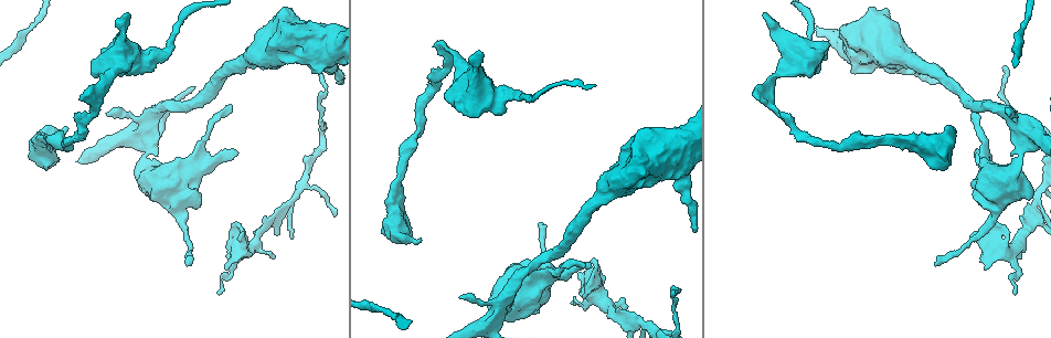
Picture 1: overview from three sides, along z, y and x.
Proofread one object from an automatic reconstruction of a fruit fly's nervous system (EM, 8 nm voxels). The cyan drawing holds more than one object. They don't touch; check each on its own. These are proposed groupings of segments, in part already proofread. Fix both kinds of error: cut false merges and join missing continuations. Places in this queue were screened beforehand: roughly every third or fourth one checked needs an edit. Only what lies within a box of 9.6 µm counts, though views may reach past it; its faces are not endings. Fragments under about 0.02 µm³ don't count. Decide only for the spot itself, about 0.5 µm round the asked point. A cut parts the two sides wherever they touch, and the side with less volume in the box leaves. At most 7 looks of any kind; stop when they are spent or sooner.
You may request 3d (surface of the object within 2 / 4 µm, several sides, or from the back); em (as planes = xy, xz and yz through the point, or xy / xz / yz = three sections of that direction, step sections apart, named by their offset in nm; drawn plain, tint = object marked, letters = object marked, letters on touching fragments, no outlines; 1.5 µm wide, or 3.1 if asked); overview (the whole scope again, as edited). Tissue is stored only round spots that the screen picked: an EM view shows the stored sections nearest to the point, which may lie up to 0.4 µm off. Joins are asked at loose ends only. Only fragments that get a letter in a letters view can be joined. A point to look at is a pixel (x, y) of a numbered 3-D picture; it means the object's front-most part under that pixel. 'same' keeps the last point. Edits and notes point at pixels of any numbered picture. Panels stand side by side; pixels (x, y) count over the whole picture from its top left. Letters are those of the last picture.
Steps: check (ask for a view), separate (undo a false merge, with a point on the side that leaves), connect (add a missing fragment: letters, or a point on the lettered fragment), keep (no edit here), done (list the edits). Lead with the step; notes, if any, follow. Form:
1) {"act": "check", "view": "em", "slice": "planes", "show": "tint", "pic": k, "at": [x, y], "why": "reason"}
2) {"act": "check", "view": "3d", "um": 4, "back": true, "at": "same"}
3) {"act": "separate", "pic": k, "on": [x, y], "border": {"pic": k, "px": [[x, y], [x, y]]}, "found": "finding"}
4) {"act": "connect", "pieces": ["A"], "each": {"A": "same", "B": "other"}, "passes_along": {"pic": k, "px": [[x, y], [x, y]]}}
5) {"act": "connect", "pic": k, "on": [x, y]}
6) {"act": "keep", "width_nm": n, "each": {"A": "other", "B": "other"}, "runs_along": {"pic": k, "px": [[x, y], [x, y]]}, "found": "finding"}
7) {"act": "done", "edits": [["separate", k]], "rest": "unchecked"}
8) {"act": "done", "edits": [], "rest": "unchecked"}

{"act": "check", "view": "em", "slice": "planes", "show": "letters", "pic": 1, "at": [1019, 160], "why": "thick end"}

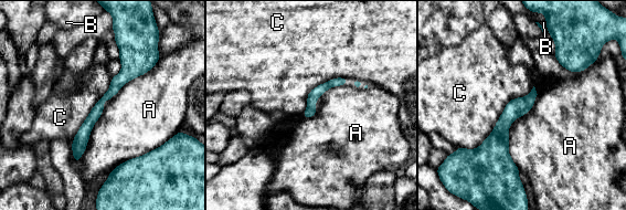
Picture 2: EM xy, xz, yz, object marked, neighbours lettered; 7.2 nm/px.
{"act": "keep", "each": {"A": "other", "B": "other", "C": "other"}, "runs_along": {"pic": 2, "px": [[123, 44], [126, 74], [99, 103], [76, 158]]}, "found": "none of them fits"}

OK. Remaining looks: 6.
{"act": "check", "view": "em", "slice": "planes", "show": "plain", "pic": 1, "at": [977, 154], "why": "an open end"}

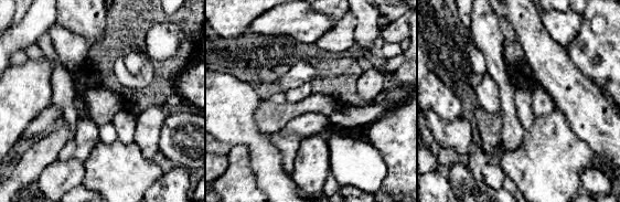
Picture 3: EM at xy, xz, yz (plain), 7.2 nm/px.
{"act": "check", "view": "em", "slice": "planes", "show": "tint", "at": "same", "why": "where the object lies"}

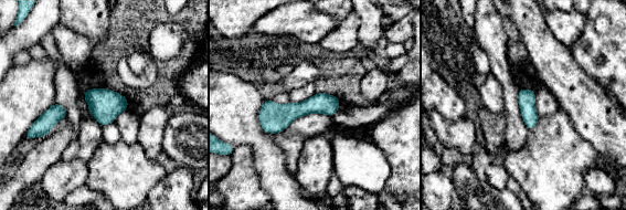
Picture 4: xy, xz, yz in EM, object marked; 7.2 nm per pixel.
{"act": "check", "view": "em", "slice": "planes", "show": "letters", "at": "same", "why": "what lies round it"}

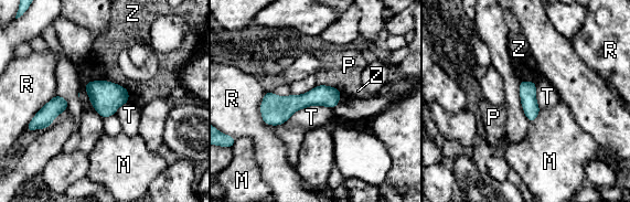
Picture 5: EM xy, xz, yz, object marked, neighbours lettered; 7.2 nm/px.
{"act": "keep", "longest_contact_nm": ["T", 380], "each": {"M": "other", "P": "other", "R": "other", "T": "other", "Z": "other"}, "runs_along": {"pic": 5, "px": [[338, 94], [291, 103], [265, 118]]}, "found": "none of them fits"}

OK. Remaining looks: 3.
{"act": "check", "view": "3d", "um": 2, "pic": 1, "at": [622, 308], "why": "branch stops here"}

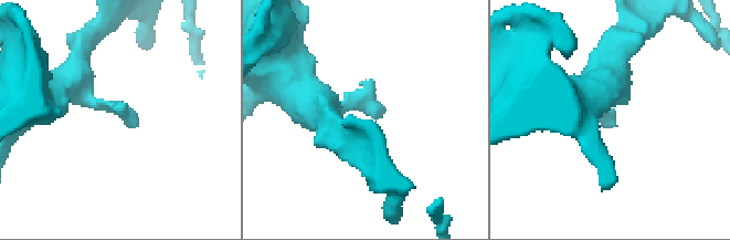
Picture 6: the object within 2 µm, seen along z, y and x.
{"act": "check", "view": "em", "slice": "xz", "step": 8, "show": "tint", "pic": 6, "at": [127, 126], "why": "now the EM"}

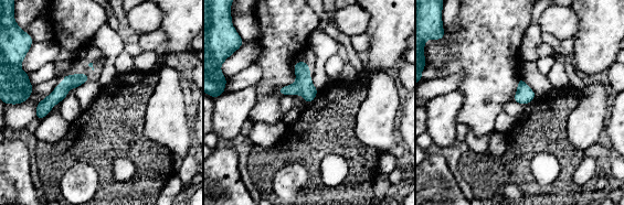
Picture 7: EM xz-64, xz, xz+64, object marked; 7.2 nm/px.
{"act": "check", "view": "em", "slice": "planes", "show": "letters", "at": "same", "why": "cut it another way"}

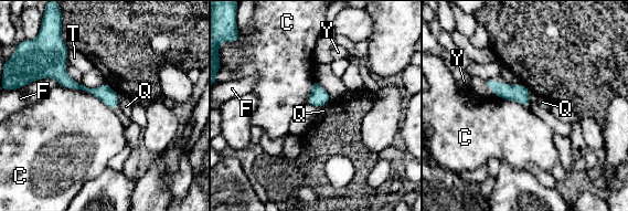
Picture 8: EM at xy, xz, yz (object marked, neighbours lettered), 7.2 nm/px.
{"act": "keep", "longest_contact_nm": ["C", 420], "each": {"C": "other", "F": "other", "Q": "other", "T": "other", "Y": "other"}, "border": {"pic": 8, "px": [[60, 84], [85, 90], [110, 109]]}, "found": "none of them fits"}

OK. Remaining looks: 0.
{"act": "done", "edits": [], "rest": "unchecked"}

